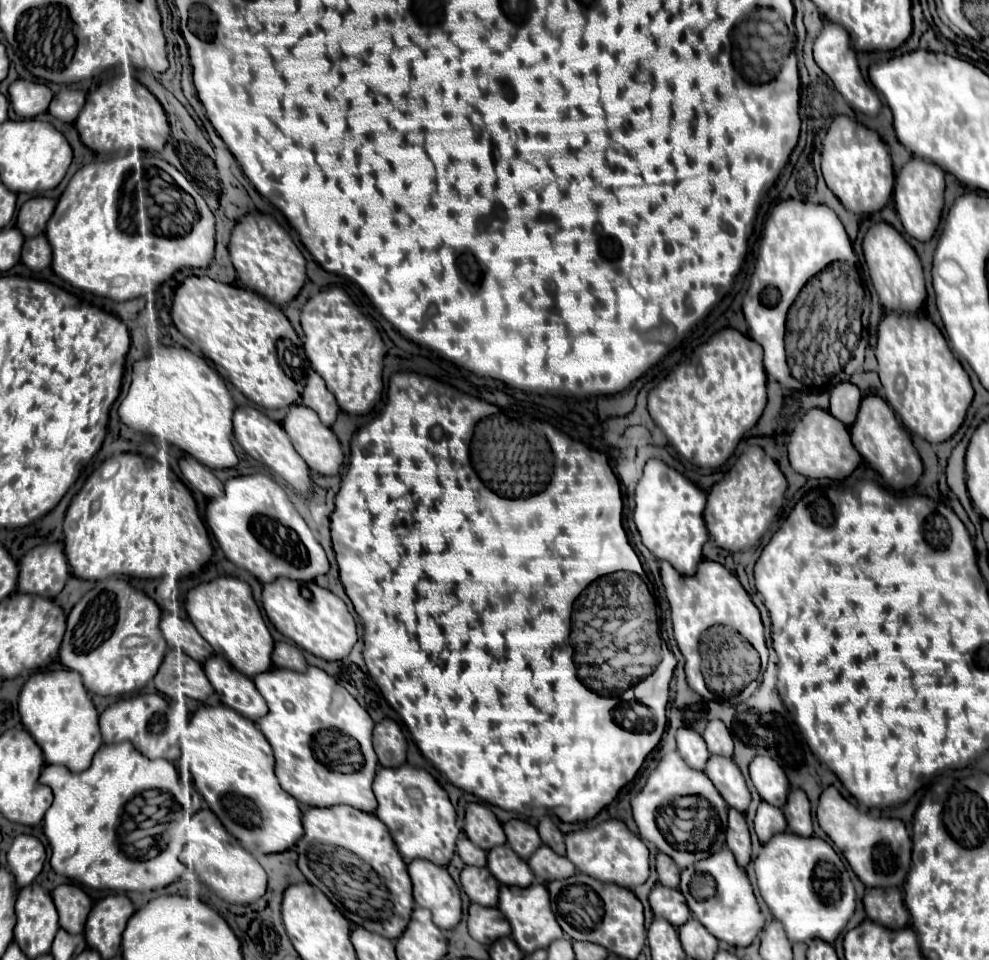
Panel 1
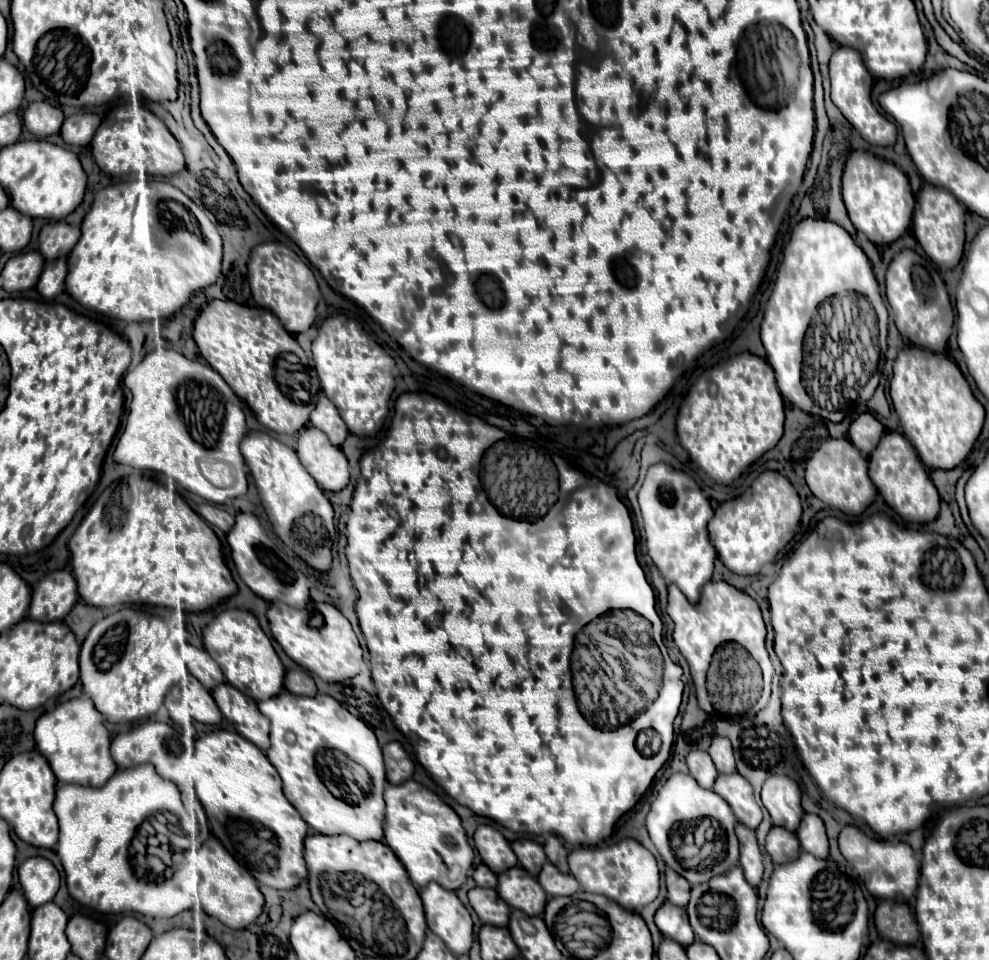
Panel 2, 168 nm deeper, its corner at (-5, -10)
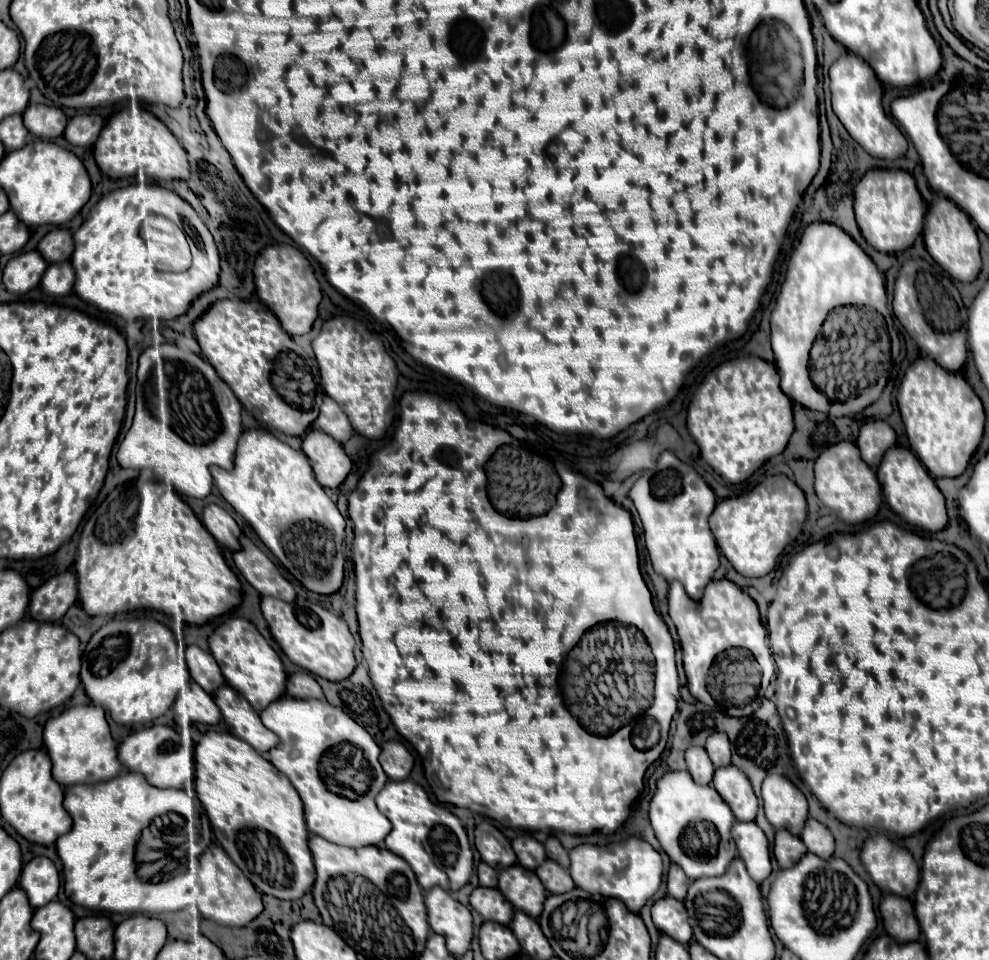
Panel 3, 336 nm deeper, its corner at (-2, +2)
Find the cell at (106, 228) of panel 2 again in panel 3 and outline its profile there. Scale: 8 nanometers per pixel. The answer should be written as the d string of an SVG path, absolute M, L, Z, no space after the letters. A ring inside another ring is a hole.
M132 184L106 194L90 212L86 222L74 234L76 250L72 254L72 266L76 270L74 292L88 304L102 312L116 314L124 320L130 318L158 318L174 320L186 314L188 306L204 292L212 290L220 274L220 256L214 240L206 232L196 210L170 190L156 184ZM142 214L158 214L170 220L186 220L198 240L192 242L192 266L186 272L158 272L150 268L146 260L146 250L138 238L138 222Z

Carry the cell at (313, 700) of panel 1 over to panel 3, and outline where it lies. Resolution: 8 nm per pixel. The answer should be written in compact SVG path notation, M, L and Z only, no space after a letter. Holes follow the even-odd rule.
M284 696L268 710L260 712L262 724L272 730L280 738L280 746L266 752L264 756L292 782L296 792L300 794L304 802L304 816L306 816L306 826L312 834L322 836L328 842L340 844L340 846L368 846L368 844L380 844L384 838L390 834L392 826L384 814L376 808L376 794L384 788L384 782L388 782L388 776L384 774L378 756L380 748L372 740L372 736L356 724L344 710L330 706L326 700L296 700L292 696Z

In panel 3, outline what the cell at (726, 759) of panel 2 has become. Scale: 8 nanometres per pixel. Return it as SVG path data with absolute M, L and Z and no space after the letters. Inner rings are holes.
M714 732L706 740L706 752L716 768L730 764L730 742L724 732Z

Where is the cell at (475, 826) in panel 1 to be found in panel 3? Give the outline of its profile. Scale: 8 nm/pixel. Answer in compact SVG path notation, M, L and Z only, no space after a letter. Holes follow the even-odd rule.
M482 822L476 828L474 844L482 856L482 862L492 866L494 870L504 870L504 868L516 864L516 854L512 850L510 842L490 822Z

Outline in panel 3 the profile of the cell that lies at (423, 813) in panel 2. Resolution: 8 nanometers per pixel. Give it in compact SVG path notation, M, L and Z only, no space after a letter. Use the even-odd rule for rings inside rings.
M390 780L384 786L384 790L376 796L376 806L392 824L392 832L384 840L386 848L392 850L396 856L404 858L412 866L412 870L414 870L414 874L416 874L416 878L418 878L418 882L424 890L440 886L446 892L458 892L462 886L468 884L468 880L472 876L472 848L470 848L468 836L466 836L466 830L452 812L448 812L440 804L434 804L420 784L416 784L412 780L402 780L402 782ZM434 826L446 826L458 838L458 846L460 846L458 848L458 858L450 866L438 864L434 860L434 856L426 850L428 836L430 836Z

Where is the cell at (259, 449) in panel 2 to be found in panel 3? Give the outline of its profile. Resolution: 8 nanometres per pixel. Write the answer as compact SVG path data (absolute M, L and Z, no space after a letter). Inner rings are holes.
M252 428L244 430L238 442L234 468L220 470L212 468L214 486L220 496L252 526L264 546L278 558L278 562L310 592L330 596L342 588L344 580L344 556L342 556L342 540L344 540L344 518L338 512L336 504L328 498L324 488L316 482L310 462L304 452L296 452L276 436L266 430Z

